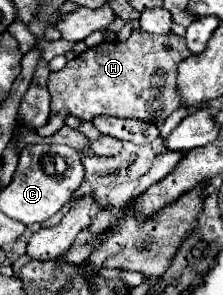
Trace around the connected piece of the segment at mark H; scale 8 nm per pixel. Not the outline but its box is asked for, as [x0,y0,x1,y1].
[47,30,191,126]

